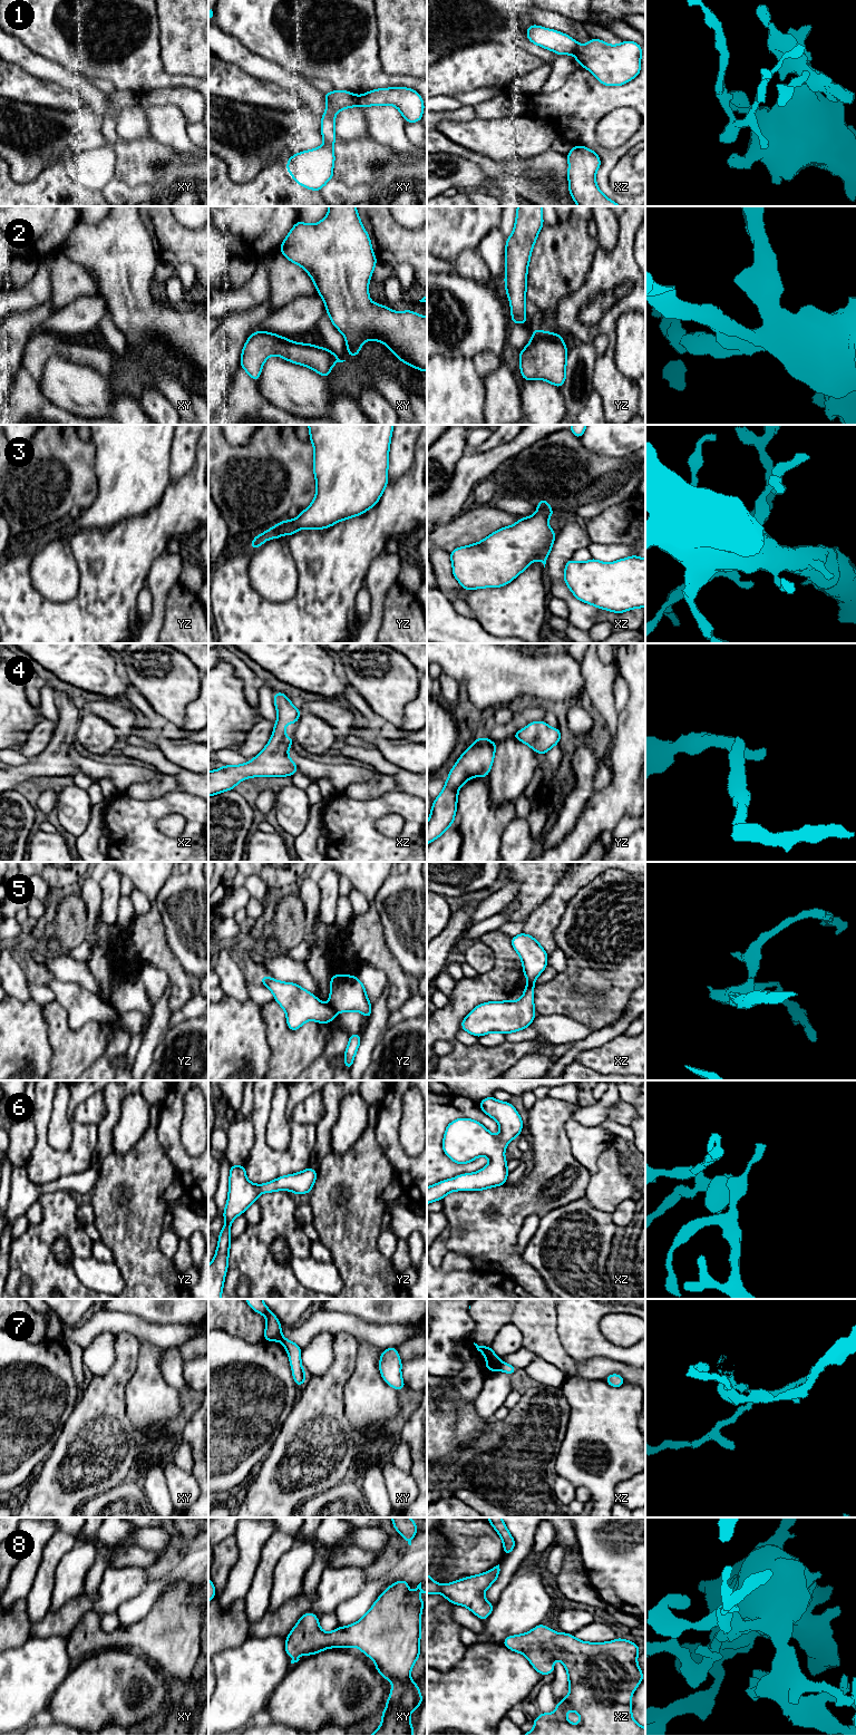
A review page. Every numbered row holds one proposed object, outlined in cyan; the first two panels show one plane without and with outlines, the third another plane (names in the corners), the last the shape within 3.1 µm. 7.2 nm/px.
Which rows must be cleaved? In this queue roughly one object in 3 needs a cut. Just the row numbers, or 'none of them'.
1, 5, 7

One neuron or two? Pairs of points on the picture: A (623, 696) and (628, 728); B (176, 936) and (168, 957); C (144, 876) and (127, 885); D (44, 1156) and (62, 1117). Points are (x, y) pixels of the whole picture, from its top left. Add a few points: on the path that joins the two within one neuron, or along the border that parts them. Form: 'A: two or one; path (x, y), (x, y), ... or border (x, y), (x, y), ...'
A: two; border (624, 680), (629, 688), (629, 700), (619, 713)
B: two; border (163, 924), (166, 931), (166, 943), (185, 971)
C: two; border (122, 874), (125, 874), (135, 888)
D: two; border (49, 1117), (47, 1142), (54, 1148), (67, 1150)

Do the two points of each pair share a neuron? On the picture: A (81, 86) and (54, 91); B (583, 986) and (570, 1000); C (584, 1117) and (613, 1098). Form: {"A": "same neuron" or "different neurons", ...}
{"A": "different neurons", "B": "different neurons", "C": "same neuron"}

